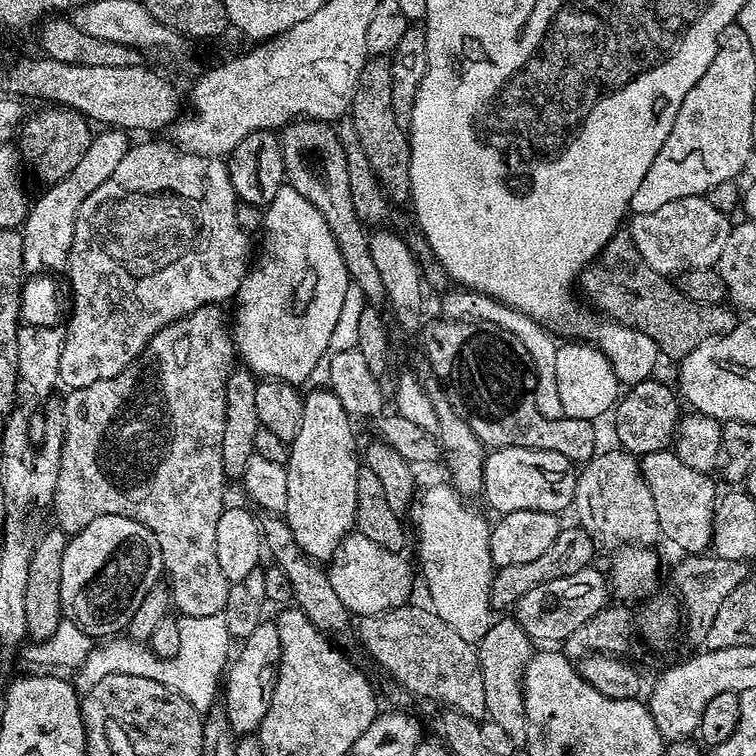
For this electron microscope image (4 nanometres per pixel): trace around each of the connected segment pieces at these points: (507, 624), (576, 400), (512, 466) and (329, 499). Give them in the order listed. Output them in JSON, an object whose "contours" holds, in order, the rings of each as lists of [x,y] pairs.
{"contours":[[[[515,619],[495,621],[478,644],[489,717],[506,730],[511,745],[516,748],[525,747],[527,742],[523,711],[523,678],[534,652],[531,646],[533,647],[531,637],[526,635],[524,628]]],[[[564,342],[557,347],[556,350],[556,381],[558,382],[558,398],[562,398],[562,410],[564,411],[565,417],[570,419],[588,419],[590,421],[599,421],[599,416],[604,416],[613,411],[618,403],[618,397],[622,392],[622,380],[621,377],[617,376],[615,368],[612,363],[600,353],[600,349],[587,343],[587,342]]],[[[514,445],[501,447],[487,457],[484,462],[483,491],[493,492],[509,509],[542,510],[543,512],[563,513],[563,508],[571,509],[575,498],[575,484],[578,475],[577,465],[572,459],[556,450],[523,448]]],[[[312,392],[309,394],[309,396],[305,395],[303,397],[303,402],[304,402],[304,416],[302,417],[302,419],[300,419],[300,432],[298,435],[296,435],[296,439],[291,441],[291,444],[290,444],[290,475],[288,478],[288,481],[290,482],[290,498],[288,499],[288,511],[286,513],[286,523],[288,525],[288,528],[292,532],[292,538],[293,538],[295,547],[297,549],[299,549],[299,551],[303,552],[305,556],[311,558],[313,561],[325,562],[324,560],[328,560],[328,559],[329,559],[328,561],[331,561],[333,559],[333,557],[331,558],[331,556],[334,555],[335,552],[337,555],[338,549],[344,543],[344,539],[347,538],[348,535],[350,535],[350,533],[353,531],[353,529],[355,529],[352,527],[355,526],[356,520],[358,521],[358,511],[357,511],[357,508],[359,506],[358,478],[359,478],[359,472],[362,469],[362,460],[361,460],[361,457],[358,455],[358,450],[357,450],[357,454],[356,454],[356,436],[354,433],[352,433],[352,424],[350,421],[348,421],[348,412],[346,409],[344,409],[343,402],[340,401],[339,398],[336,397],[334,393],[332,393],[332,392]]]]}

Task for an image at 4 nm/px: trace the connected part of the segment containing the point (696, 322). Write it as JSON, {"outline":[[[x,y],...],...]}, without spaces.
{"outline":[[[614,238],[608,243],[598,262],[591,265],[582,280],[582,288],[584,284],[589,298],[596,300],[595,307],[601,313],[612,316],[620,314],[616,312],[623,310],[625,300],[629,304],[627,323],[656,341],[661,353],[665,357],[673,356],[676,362],[689,356],[704,340],[729,331],[733,320],[723,303],[698,303],[684,293],[683,287],[676,285],[675,288],[667,275],[654,271],[636,247],[633,247],[631,239],[620,239]]]}

